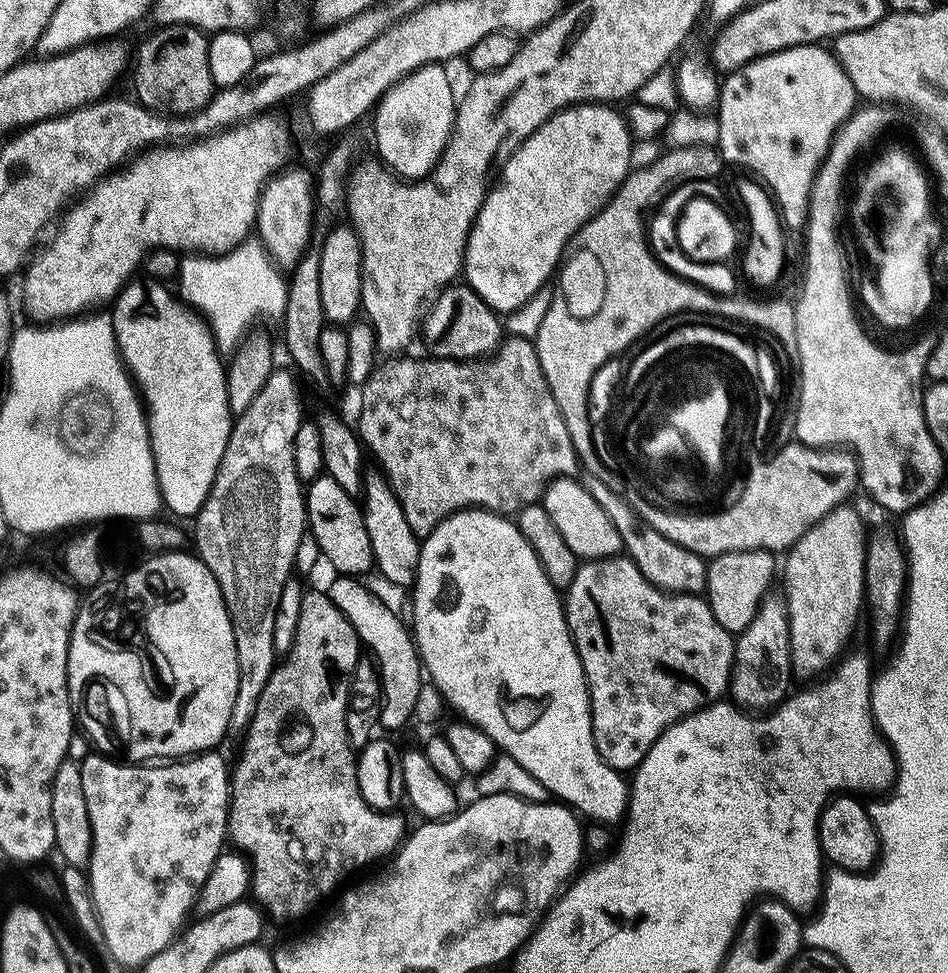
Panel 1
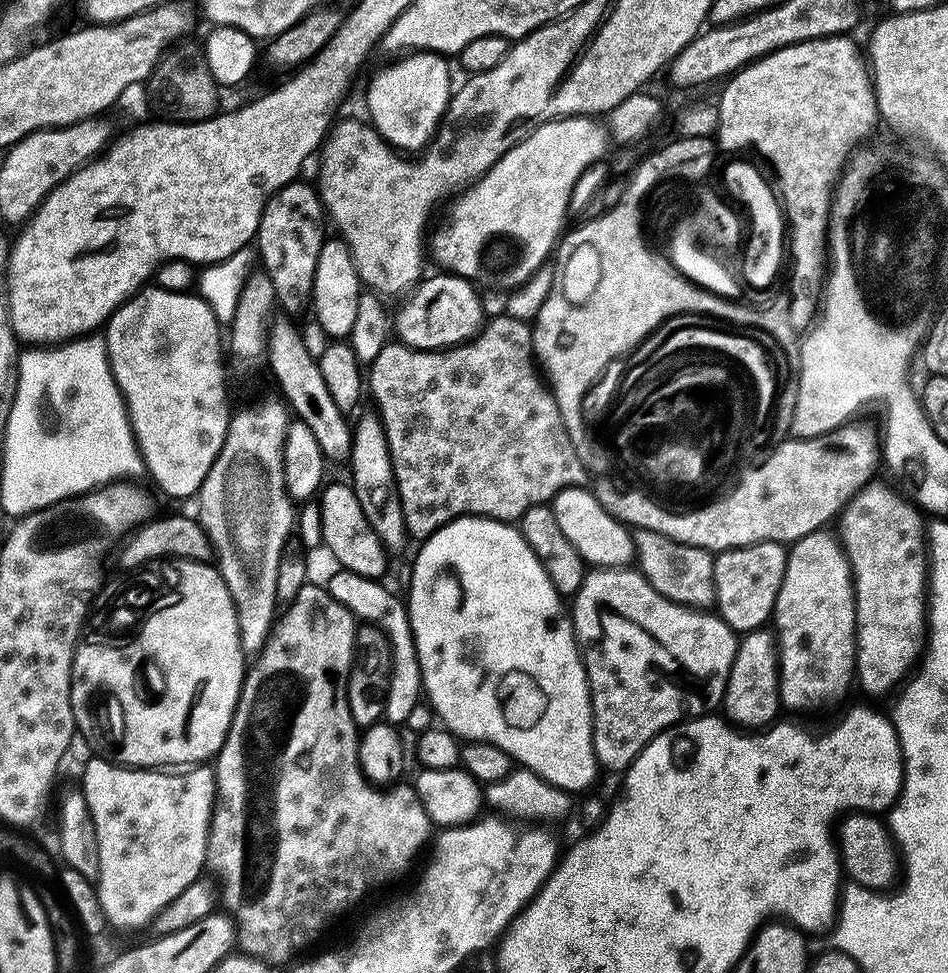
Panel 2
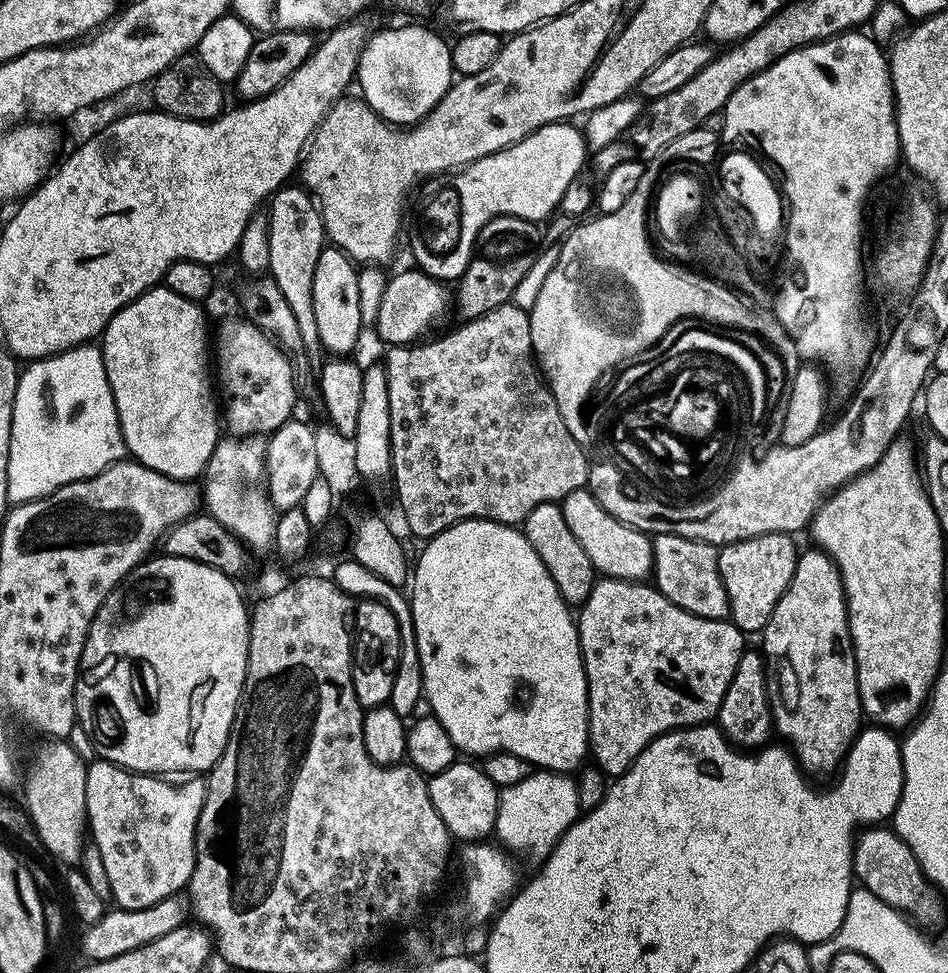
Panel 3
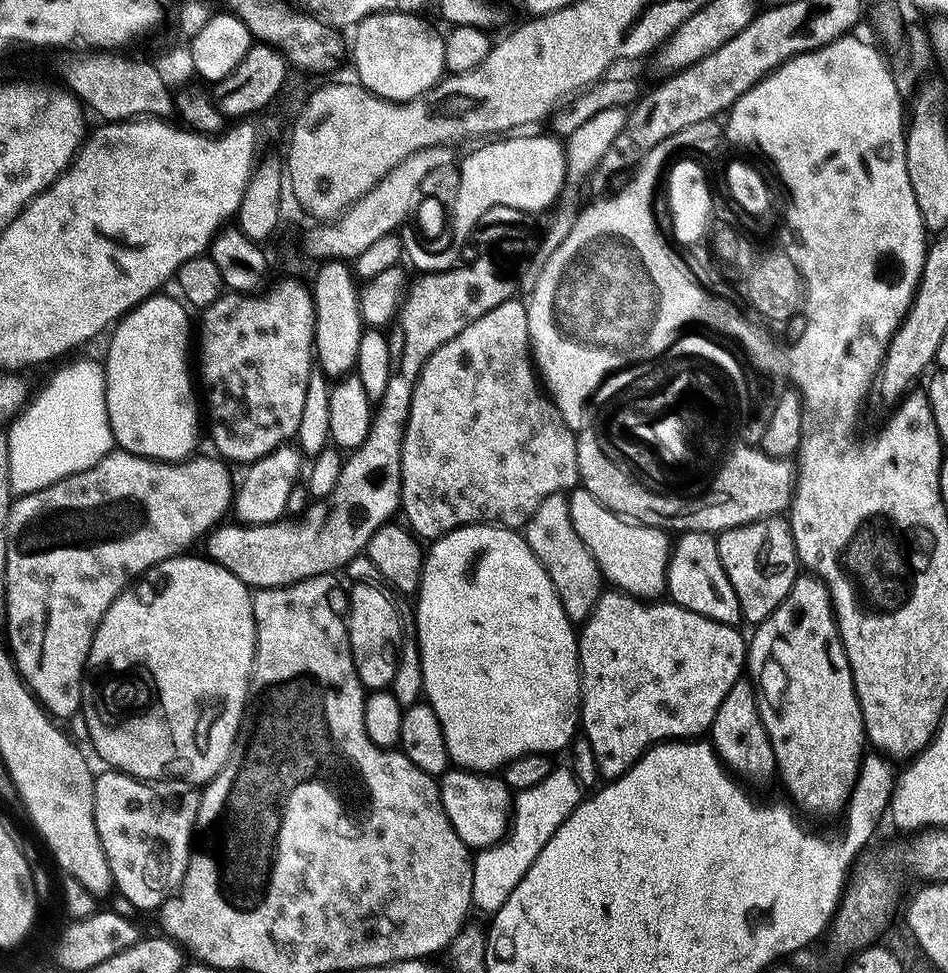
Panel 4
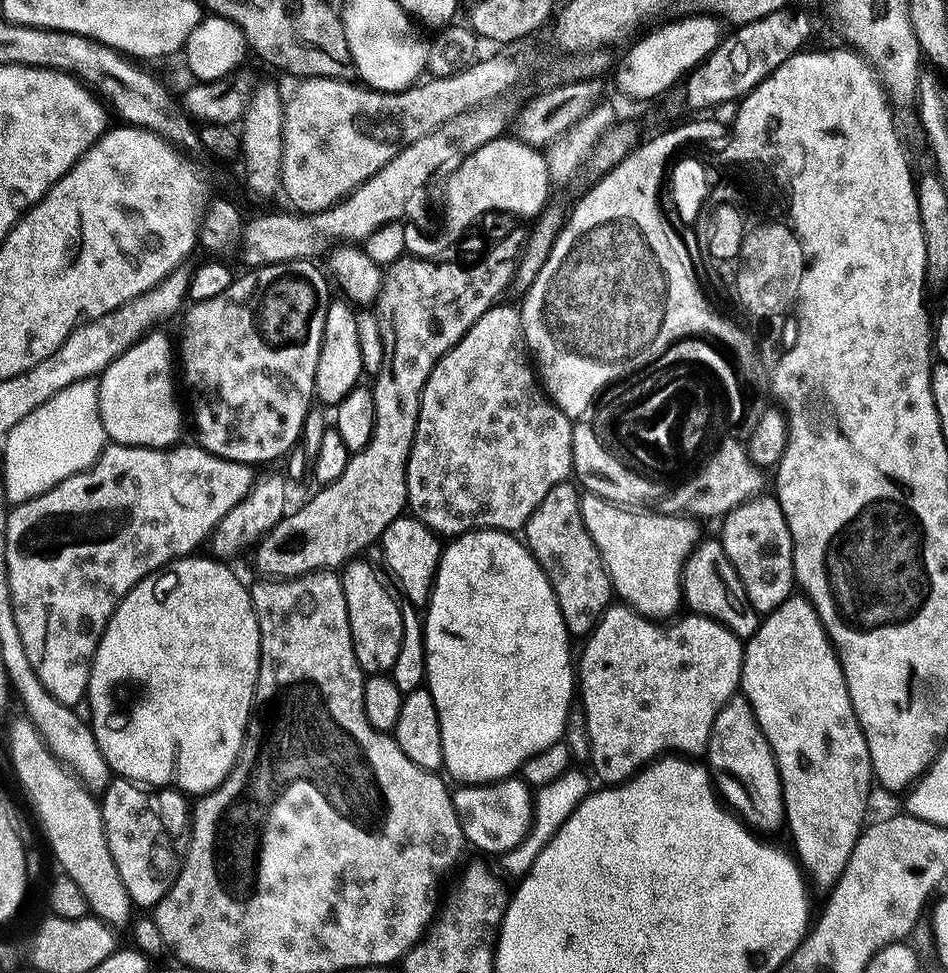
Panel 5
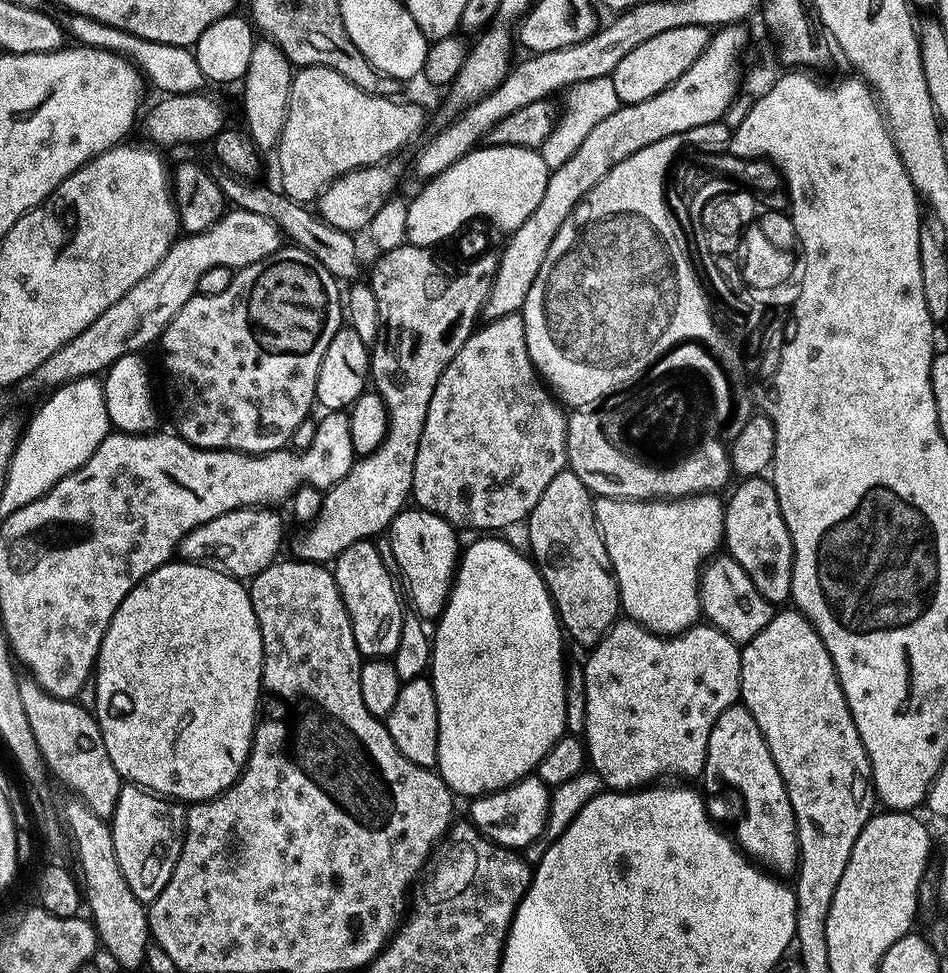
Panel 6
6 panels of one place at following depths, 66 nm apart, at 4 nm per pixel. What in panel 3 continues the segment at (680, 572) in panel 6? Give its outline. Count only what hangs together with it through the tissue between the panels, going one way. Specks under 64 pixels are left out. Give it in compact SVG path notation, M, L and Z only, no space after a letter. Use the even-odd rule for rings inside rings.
M587 490L567 496L562 502L562 507L570 530L574 530L574 538L582 542L582 550L586 550L590 562L594 562L601 577L644 582L653 575L653 537L649 533L639 532L637 528L632 528L628 524L620 524L618 518L602 510L600 503Z

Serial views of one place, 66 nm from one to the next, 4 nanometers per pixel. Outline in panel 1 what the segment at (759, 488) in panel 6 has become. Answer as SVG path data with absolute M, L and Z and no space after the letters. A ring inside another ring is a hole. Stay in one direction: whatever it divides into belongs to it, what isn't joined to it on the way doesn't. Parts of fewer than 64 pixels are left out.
M731 552L717 556L708 565L708 590L706 599L718 626L733 638L750 630L750 622L758 618L764 599L773 591L772 583L778 580L778 560L771 552Z

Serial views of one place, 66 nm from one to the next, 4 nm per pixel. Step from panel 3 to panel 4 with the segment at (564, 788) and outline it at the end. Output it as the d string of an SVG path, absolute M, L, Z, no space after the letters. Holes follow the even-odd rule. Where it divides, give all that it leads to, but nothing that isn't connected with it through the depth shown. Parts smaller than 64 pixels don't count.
M557 767L546 782L515 797L512 806L512 826L503 842L492 848L477 851L474 856L474 894L472 903L487 914L495 914L506 906L510 894L518 890L522 878L530 874L530 864L550 846L550 838L566 826L568 819L582 803L582 789L571 767Z

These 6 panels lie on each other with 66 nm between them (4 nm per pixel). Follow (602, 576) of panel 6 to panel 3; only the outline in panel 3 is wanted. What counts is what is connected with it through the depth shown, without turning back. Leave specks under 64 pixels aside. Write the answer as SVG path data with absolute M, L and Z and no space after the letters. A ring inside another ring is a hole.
M560 504L538 506L538 510L524 520L522 531L530 546L534 546L538 558L542 558L542 566L546 566L550 578L554 578L554 586L558 586L564 601L570 606L584 605L598 583L598 573L586 550L582 550L582 542L574 538L574 530L570 530L566 522L563 507Z

